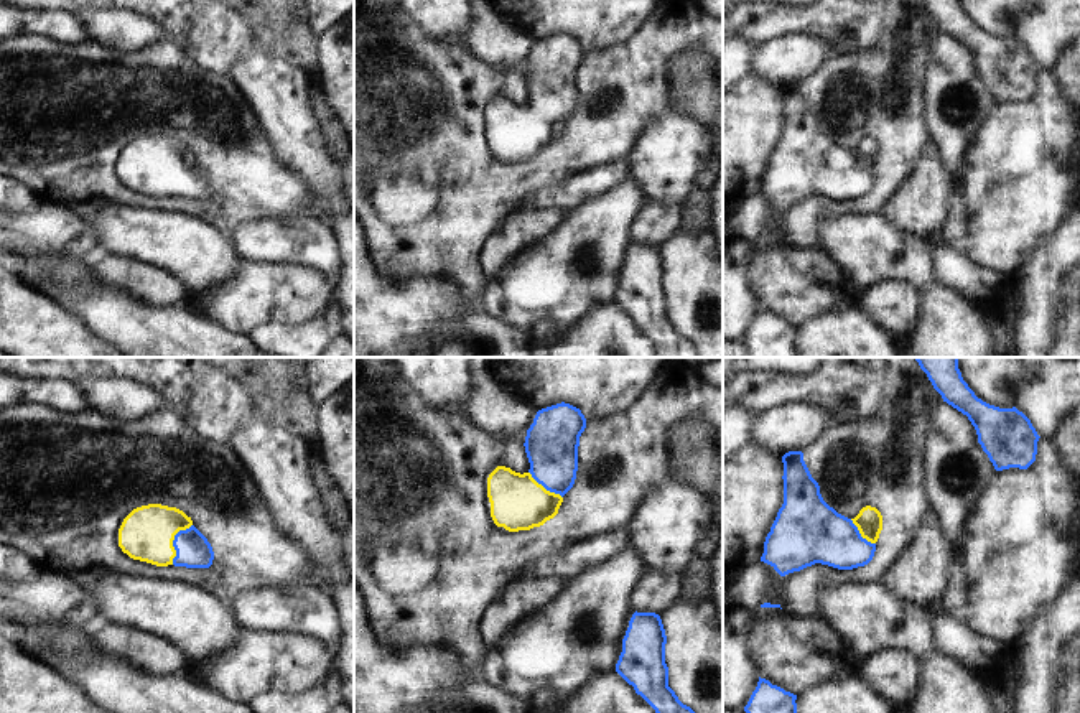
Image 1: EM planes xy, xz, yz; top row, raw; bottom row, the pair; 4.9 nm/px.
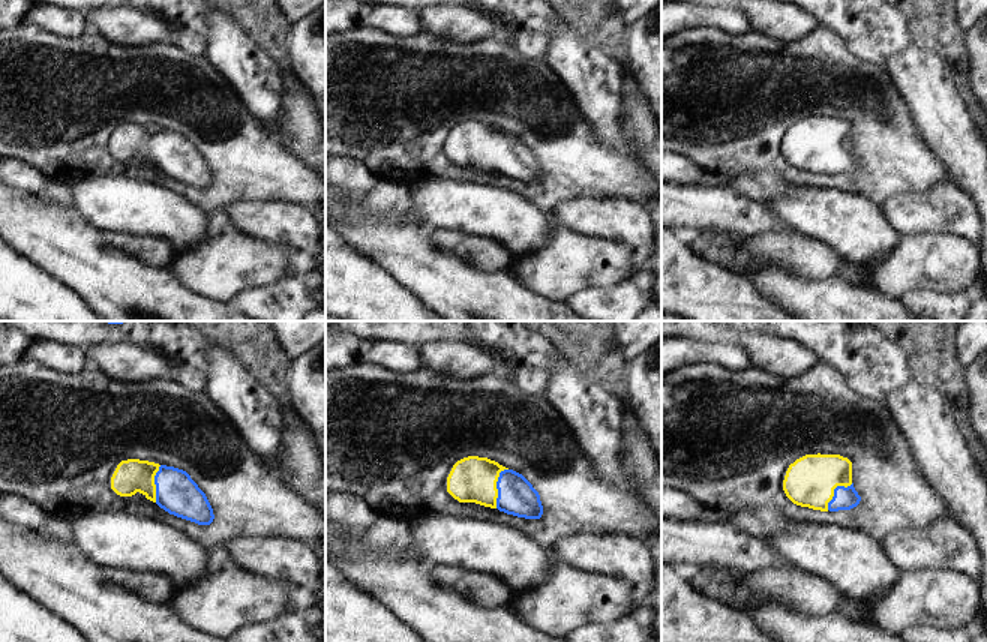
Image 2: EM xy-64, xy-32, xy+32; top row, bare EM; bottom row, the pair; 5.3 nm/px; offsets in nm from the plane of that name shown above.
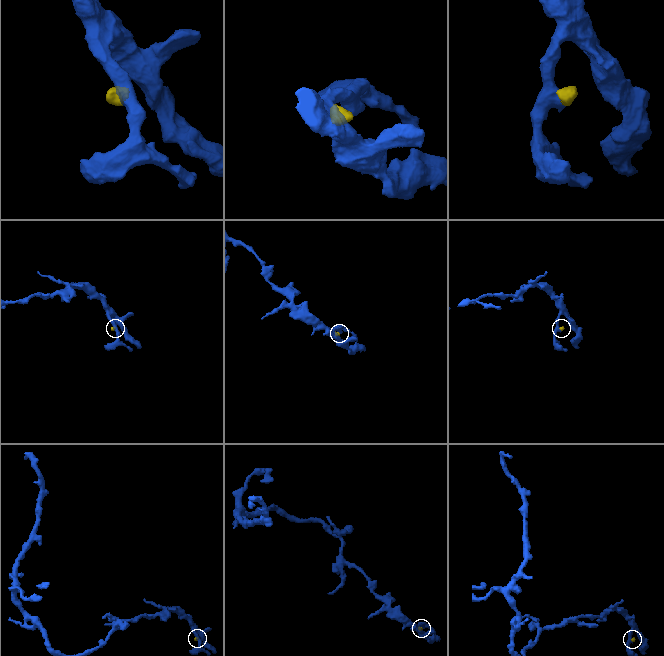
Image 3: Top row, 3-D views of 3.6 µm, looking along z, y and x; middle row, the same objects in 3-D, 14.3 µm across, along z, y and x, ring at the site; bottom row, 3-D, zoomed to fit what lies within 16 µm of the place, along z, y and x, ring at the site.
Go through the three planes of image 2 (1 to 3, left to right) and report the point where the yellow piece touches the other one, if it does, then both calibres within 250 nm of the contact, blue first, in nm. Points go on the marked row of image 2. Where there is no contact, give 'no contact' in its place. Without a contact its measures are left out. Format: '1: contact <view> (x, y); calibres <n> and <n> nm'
1: contact xy-64 (155, 483); calibres 220 and 180 nm
2: contact xy-32 (497, 486); calibres 200 and 240 nm
3: contact xy+32 (834, 491); calibres 130 and 280 nm

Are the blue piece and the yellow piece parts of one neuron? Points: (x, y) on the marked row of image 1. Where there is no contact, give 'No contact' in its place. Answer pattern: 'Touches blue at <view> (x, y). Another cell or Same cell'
Touches blue at xy (173, 542). Same cell.

